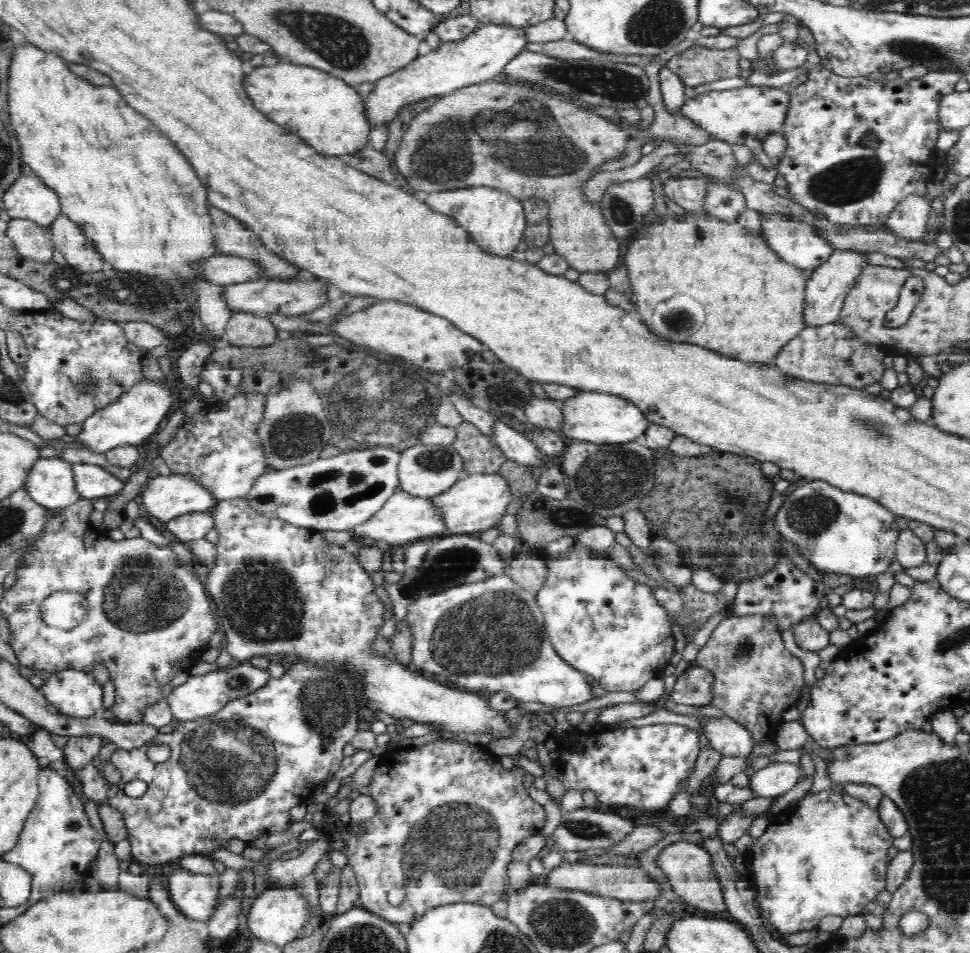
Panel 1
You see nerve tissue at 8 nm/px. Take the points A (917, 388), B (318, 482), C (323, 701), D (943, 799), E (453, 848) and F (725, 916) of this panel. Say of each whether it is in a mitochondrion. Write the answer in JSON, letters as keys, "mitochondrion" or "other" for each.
{"A":"other","B":"mitochondrion","C":"mitochondrion","D":"mitochondrion","E":"mitochondrion","F":"other"}

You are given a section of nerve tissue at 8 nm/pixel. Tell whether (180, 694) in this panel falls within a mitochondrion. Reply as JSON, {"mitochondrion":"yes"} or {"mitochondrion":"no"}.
{"mitochondrion":"no"}

